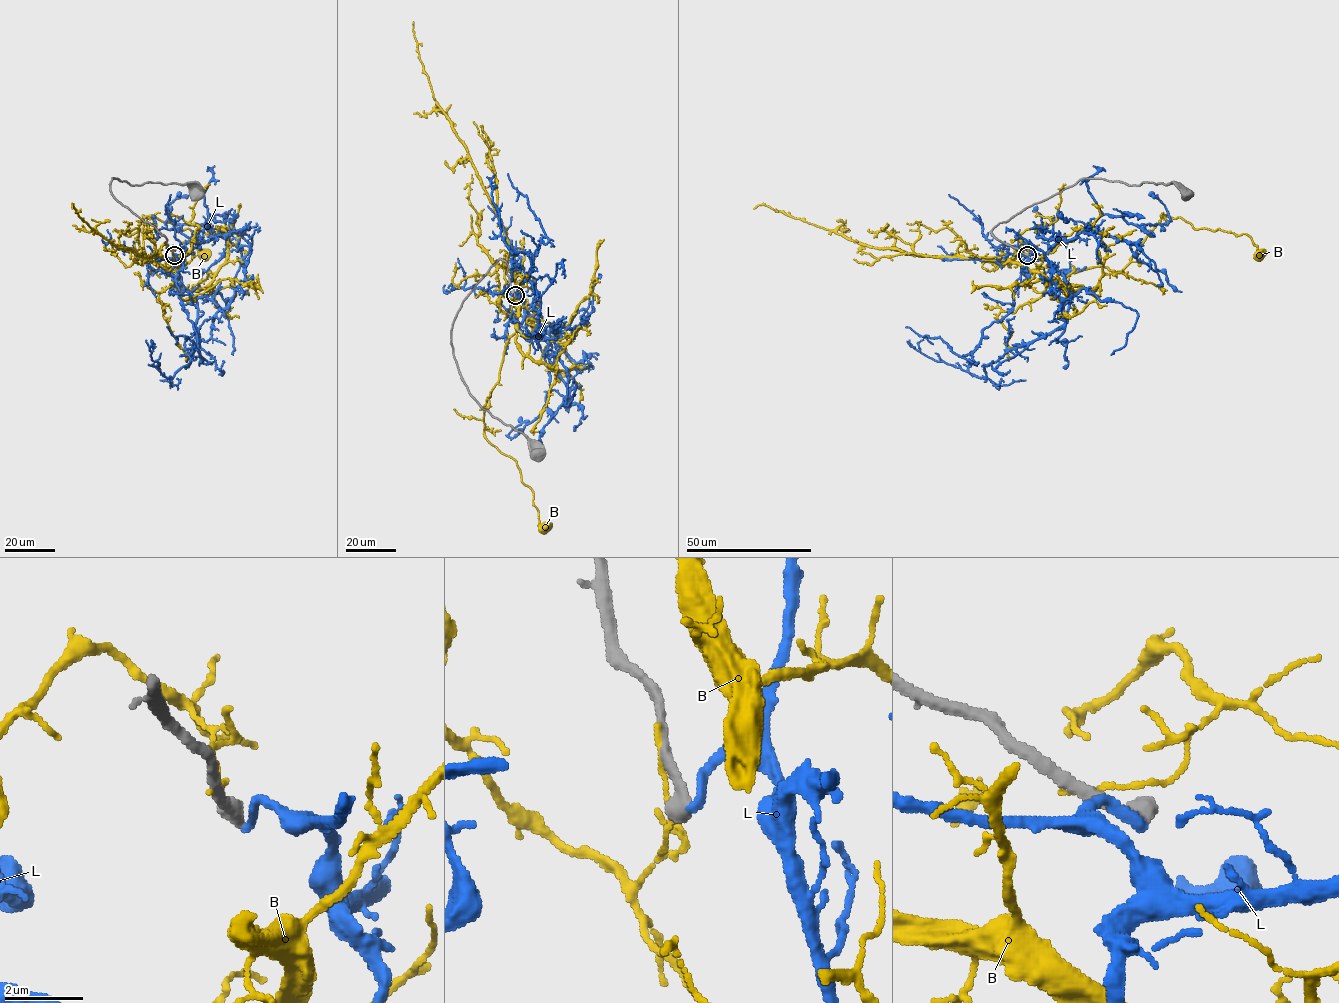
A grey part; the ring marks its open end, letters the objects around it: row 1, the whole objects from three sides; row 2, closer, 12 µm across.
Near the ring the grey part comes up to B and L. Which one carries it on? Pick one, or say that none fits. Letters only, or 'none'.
L

